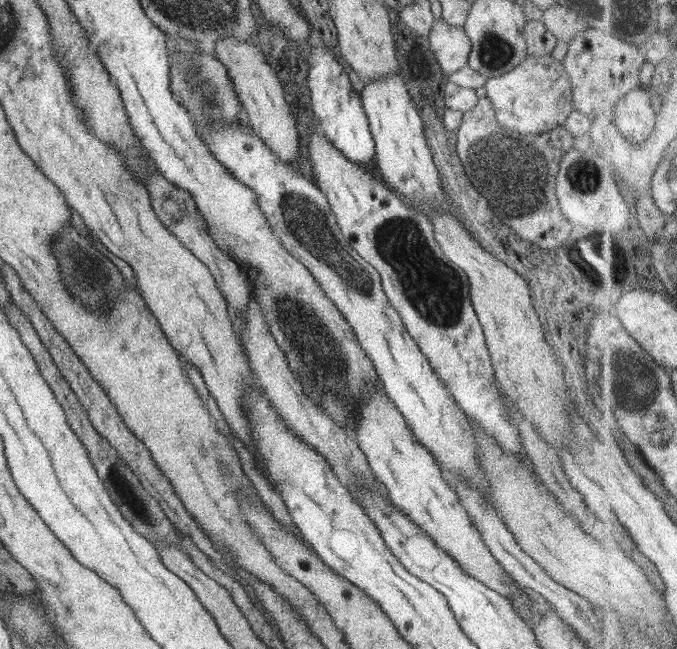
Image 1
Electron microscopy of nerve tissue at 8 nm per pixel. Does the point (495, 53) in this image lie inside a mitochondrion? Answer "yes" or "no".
yes

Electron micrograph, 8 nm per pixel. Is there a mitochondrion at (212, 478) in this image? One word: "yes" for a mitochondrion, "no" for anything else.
no

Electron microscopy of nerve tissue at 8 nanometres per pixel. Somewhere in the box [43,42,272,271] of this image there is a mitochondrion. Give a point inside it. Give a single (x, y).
(202, 87)

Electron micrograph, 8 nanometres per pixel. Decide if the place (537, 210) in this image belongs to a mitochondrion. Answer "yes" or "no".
yes

